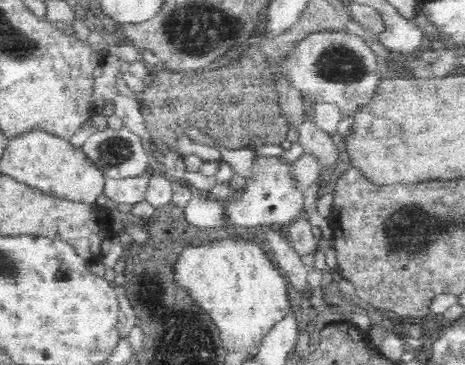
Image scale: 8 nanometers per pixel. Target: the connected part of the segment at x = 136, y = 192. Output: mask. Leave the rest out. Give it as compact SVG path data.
M149 173L126 178L107 178L103 192L115 203L134 205L146 199Z

